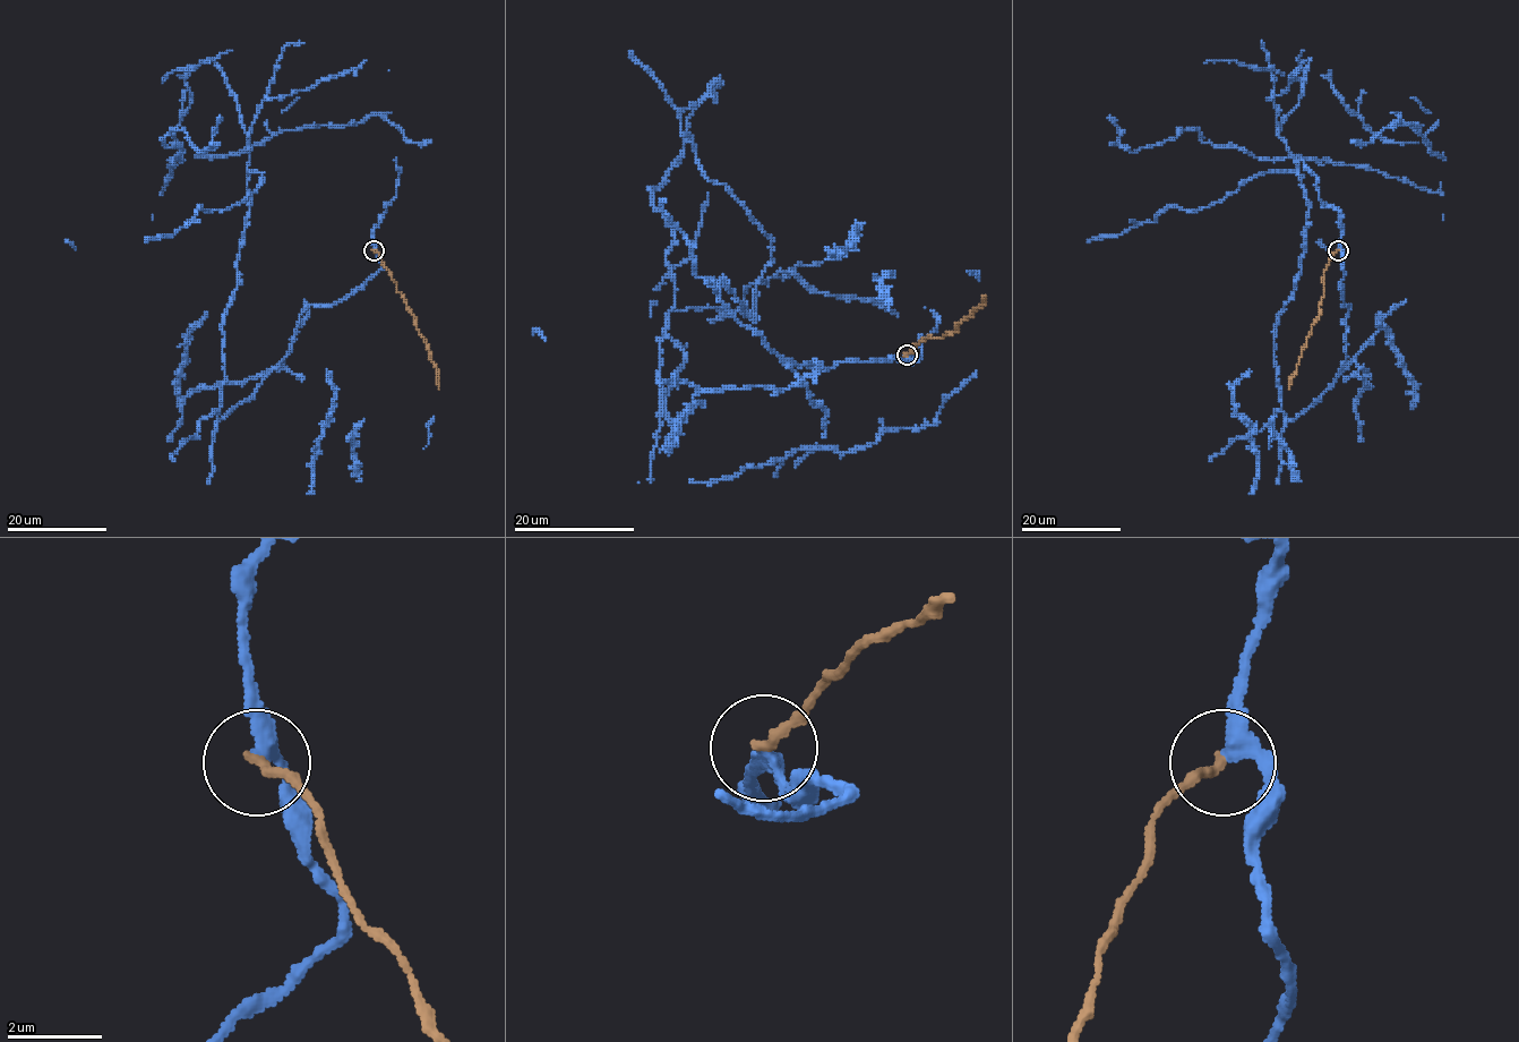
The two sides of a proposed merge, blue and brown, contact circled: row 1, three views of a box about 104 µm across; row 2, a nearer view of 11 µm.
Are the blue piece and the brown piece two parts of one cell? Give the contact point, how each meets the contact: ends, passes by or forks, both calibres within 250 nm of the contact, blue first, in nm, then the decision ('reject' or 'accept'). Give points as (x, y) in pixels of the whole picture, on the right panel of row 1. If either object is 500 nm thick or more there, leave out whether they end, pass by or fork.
at (1338, 250); blue passes by; brown ends there; 260 nm thick on the blue side, 220 nm on the other; reject

